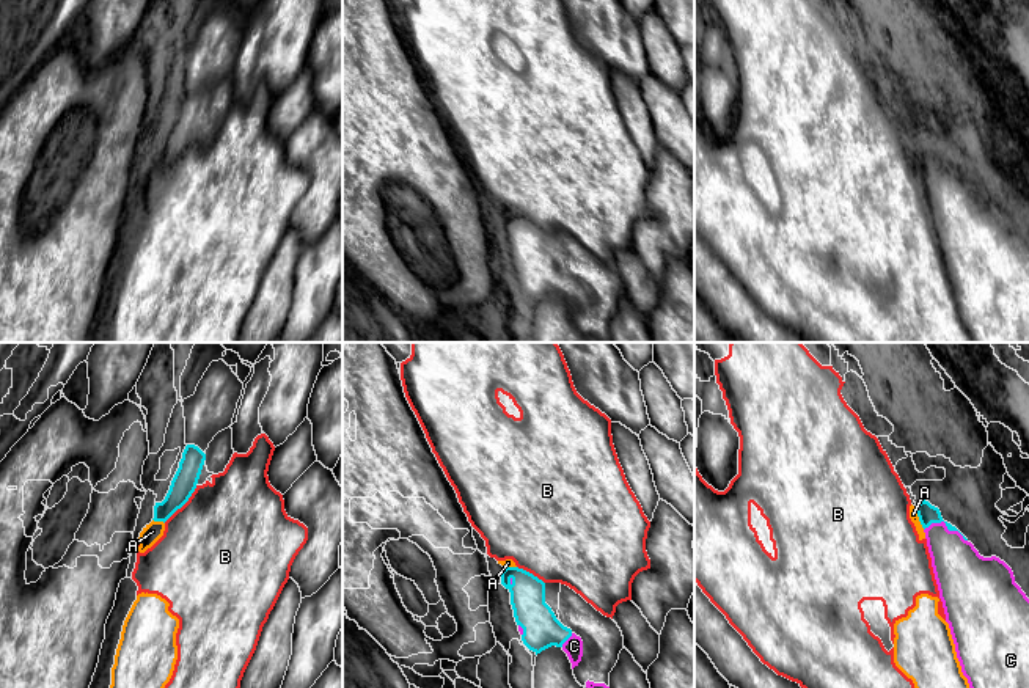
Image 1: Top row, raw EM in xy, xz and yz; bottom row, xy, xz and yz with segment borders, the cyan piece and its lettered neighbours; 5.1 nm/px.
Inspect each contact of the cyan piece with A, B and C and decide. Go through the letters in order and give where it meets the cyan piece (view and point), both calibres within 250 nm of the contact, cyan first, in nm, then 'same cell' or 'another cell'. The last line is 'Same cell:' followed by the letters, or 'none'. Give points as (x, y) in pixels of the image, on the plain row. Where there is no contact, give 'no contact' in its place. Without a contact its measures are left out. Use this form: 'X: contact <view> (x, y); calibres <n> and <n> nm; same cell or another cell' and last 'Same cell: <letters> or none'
A: contact yz (919, 167); calibres 100 and 50 nm; another cell
B: contact xy (183, 153); calibres 130 and 500 nm; another cell
C: contact yz (946, 173); calibres 100 and 260 nm; same cell
Same cell: C

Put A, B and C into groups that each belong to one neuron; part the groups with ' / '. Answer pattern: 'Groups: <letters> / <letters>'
Groups: A B / C

